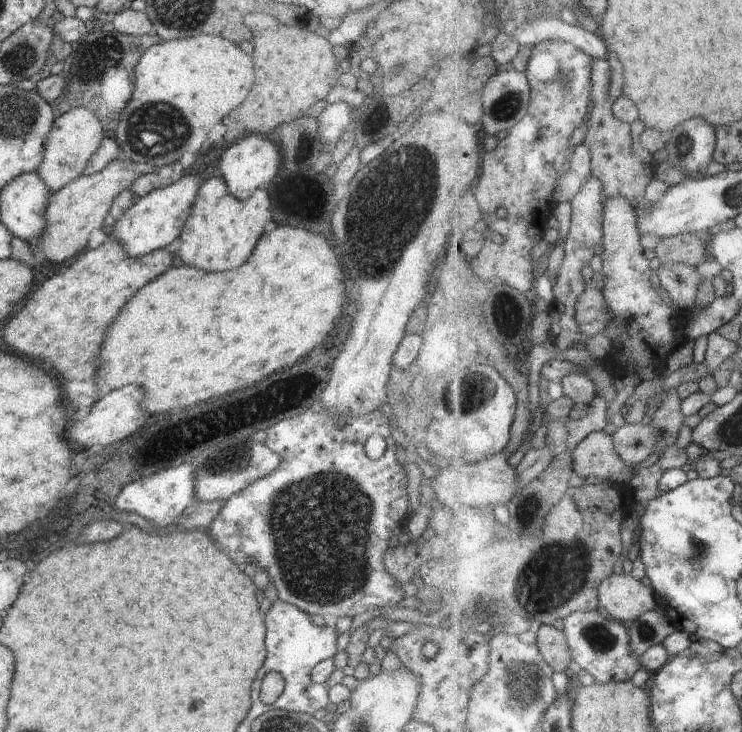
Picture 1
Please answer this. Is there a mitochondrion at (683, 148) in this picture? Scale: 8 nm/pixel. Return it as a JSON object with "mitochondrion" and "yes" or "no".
{"mitochondrion":"yes"}

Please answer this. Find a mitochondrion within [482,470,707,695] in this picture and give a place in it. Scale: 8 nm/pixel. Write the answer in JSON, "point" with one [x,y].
{"point":[556,574]}

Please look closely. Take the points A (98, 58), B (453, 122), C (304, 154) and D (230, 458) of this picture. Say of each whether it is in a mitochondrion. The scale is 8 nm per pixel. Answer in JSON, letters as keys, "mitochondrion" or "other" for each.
{"A":"mitochondrion","B":"other","C":"mitochondrion","D":"other"}

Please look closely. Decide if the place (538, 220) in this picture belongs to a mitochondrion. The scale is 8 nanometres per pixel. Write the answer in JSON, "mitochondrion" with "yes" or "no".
{"mitochondrion":"no"}

